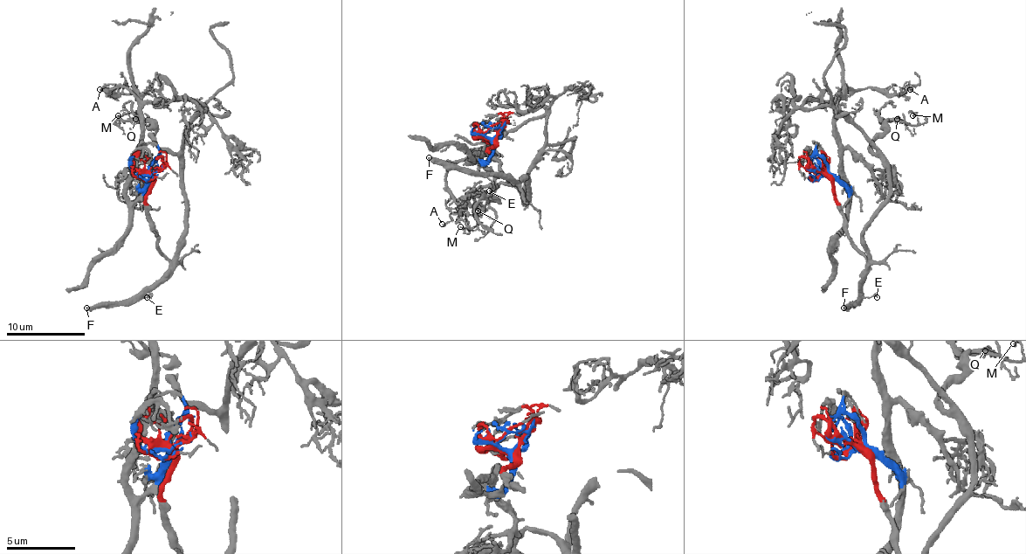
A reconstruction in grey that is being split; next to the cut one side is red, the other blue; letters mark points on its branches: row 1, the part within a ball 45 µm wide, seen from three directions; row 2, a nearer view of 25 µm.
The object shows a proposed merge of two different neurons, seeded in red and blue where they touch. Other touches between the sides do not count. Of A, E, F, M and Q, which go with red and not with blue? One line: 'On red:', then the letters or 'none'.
On red: E, F, M, Q

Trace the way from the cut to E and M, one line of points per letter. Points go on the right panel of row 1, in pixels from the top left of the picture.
E: (823, 175), (831, 181), (831, 190), (843, 216), (843, 230), (866, 263), (863, 294), (877, 296)
M: (823, 175), (869, 259), (863, 236), (888, 194), (871, 145), (912, 115)

